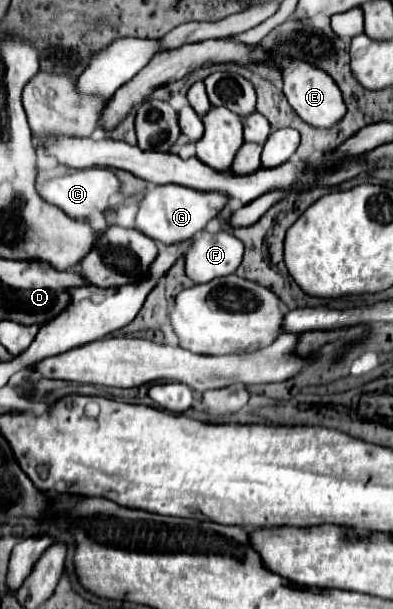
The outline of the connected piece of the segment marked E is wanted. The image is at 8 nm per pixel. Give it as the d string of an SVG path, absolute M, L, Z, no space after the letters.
M281 60L279 66L283 70L285 80L285 98L301 120L305 120L315 128L333 128L343 120L347 106L343 102L341 90L337 88L337 84L329 74L301 60Z

